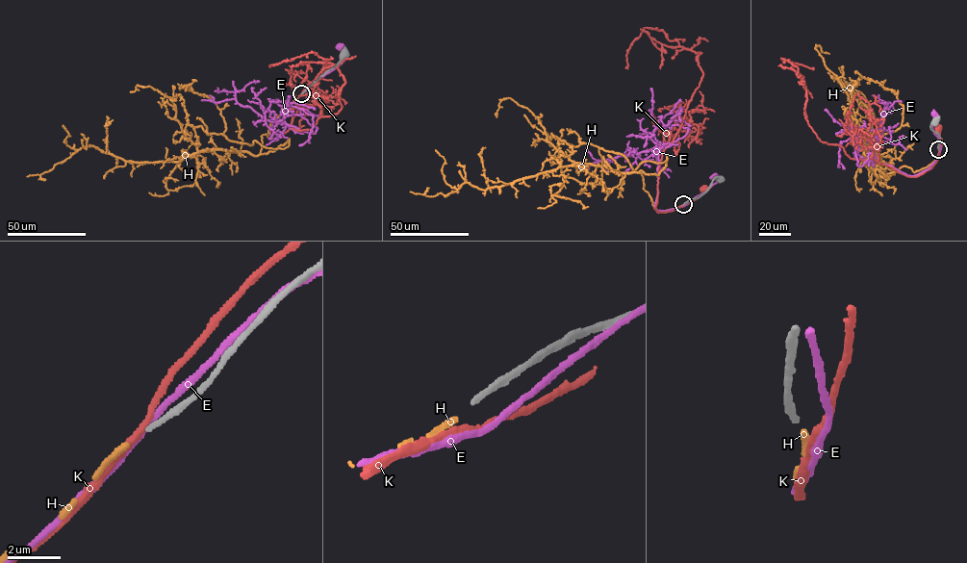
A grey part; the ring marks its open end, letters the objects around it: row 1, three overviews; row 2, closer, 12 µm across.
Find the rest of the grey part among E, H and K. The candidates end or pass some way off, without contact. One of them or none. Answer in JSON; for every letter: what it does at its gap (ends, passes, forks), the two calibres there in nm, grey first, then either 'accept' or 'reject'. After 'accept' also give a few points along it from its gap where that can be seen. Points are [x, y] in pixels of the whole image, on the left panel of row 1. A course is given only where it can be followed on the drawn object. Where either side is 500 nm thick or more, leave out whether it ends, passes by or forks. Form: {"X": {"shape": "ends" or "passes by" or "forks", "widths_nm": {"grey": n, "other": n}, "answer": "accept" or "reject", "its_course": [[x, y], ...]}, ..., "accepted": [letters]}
{"E": {"shape": "passes by", "widths_nm": {"grey": 200, "other": 240}, "answer": "reject"}, "H": {"shape": "ends", "widths_nm": {"grey": 200, "other": 240}, "answer": "accept", "its_course": [[300, 94], [262, 135], [259, 155], [289, 139], [283, 148], [231, 140], [216, 104], [187, 89], [196, 81]]}, "K": {"shape": "passes by", "widths_nm": {"grey": 200, "other": 260}, "answer": "reject"}, "accepted": ["H"]}

